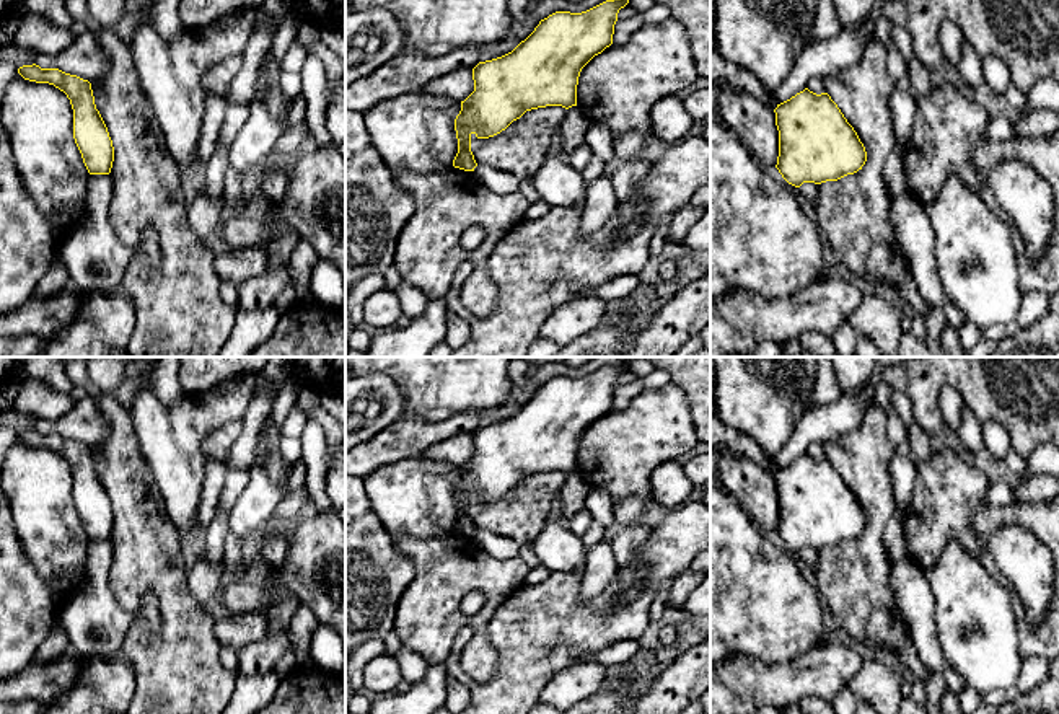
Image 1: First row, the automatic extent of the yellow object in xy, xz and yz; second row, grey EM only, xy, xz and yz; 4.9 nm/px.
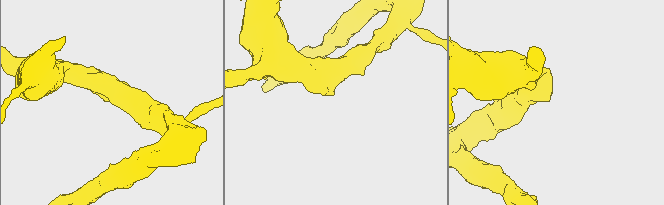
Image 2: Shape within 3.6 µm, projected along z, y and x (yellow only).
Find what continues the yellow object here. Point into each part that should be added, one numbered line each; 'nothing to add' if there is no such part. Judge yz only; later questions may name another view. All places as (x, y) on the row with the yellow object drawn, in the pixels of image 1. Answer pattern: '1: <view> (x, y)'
nothing to add

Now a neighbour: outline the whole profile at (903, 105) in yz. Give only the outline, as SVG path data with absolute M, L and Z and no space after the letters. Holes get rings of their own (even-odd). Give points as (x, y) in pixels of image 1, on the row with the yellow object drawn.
M894 86L890 95L890 111L893 116L893 130L896 143L906 147L917 111L917 96Z

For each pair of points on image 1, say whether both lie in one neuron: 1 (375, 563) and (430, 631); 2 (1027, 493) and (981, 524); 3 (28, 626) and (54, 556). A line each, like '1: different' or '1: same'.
1: different
2: different
3: different

